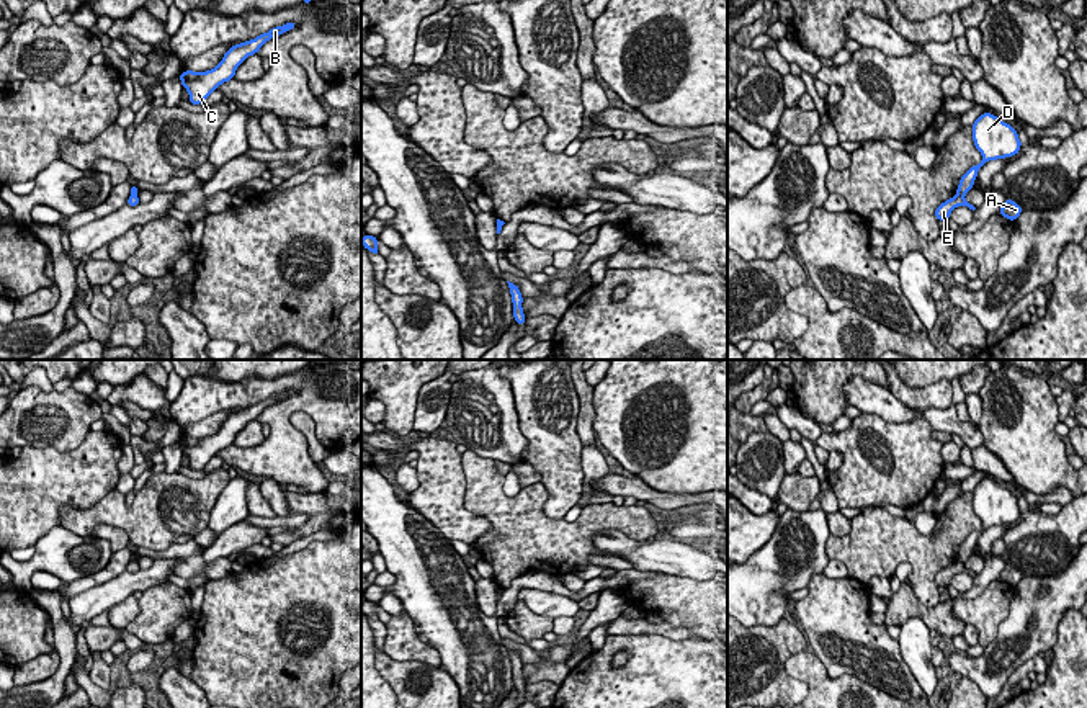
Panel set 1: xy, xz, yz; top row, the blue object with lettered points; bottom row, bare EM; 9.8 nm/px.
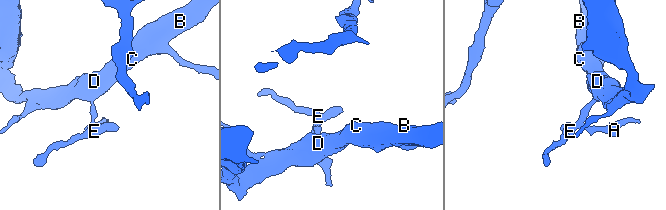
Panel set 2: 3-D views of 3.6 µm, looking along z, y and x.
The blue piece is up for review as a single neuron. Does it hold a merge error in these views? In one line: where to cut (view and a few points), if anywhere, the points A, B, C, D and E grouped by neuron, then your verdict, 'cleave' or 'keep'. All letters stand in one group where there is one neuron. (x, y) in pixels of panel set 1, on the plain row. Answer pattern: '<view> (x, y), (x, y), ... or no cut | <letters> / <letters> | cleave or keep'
yz (957, 558), (961, 563) | A E / B C D | cleave

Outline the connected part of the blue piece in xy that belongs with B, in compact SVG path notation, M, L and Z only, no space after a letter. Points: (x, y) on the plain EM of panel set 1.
M289 388L283 392L271 394L268 399L257 402L255 406L239 409L227 415L222 427L211 437L193 438L185 437L180 440L181 453L188 456L190 471L203 471L203 468L224 448L234 445L237 433L248 423L260 417L260 414L286 397L296 394L296 389Z

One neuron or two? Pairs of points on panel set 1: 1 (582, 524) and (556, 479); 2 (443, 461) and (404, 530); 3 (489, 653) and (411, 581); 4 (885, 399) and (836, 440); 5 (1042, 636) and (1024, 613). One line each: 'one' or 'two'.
1: two
2: two
3: one
4: two
5: one

